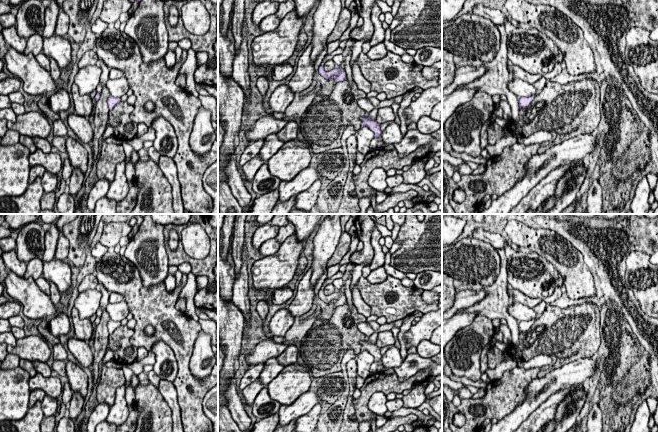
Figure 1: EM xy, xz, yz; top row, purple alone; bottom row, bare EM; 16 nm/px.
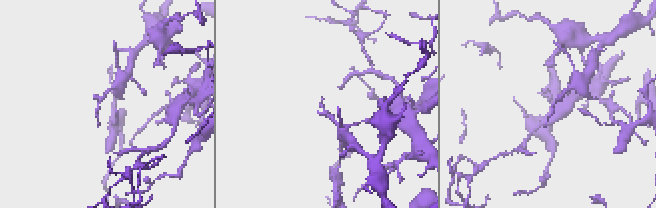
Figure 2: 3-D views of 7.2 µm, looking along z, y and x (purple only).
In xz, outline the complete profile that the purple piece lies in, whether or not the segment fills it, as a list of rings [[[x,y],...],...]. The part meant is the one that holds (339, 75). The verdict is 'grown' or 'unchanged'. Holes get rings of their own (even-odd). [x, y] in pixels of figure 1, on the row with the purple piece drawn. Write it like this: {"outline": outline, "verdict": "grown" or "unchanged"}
{"outline": [[[338,47],[334,52],[332,52],[331,54],[327,54],[323,59],[318,71],[319,74],[326,80],[333,78],[335,82],[342,82],[346,79],[347,76],[345,70],[340,70],[335,67],[333,70],[325,71],[323,68],[326,61],[331,60],[335,55],[342,54],[343,51],[344,49]]], "verdict": "grown"}

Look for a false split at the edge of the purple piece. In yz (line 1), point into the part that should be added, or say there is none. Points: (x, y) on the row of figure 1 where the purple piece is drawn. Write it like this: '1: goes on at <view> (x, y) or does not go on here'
1: does not go on here

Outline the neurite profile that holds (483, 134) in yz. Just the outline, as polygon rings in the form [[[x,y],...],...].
[[[490,119],[487,120],[482,124],[481,132],[480,132],[480,146],[482,150],[486,148],[488,145],[488,133],[487,133],[487,128],[490,125],[491,121]]]

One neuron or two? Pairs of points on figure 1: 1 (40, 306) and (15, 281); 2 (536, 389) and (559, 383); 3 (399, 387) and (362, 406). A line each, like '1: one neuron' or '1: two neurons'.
1: one neuron
2: one neuron
3: one neuron

